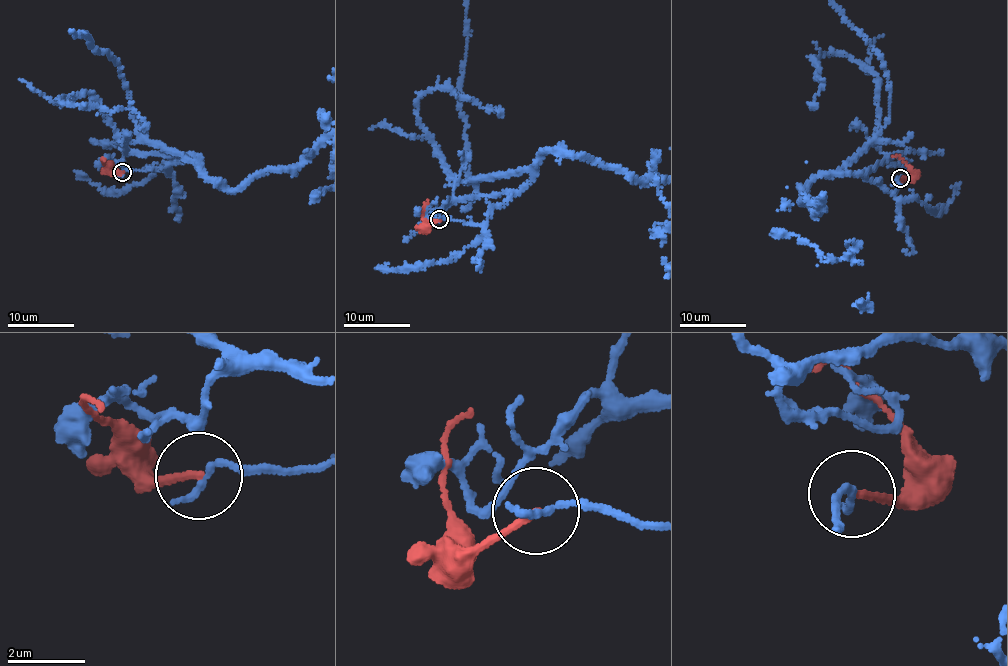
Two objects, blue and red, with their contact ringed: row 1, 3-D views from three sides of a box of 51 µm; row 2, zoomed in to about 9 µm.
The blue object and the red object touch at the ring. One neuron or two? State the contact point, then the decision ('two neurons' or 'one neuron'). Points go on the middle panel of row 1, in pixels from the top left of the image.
place (439, 219); two neurons

